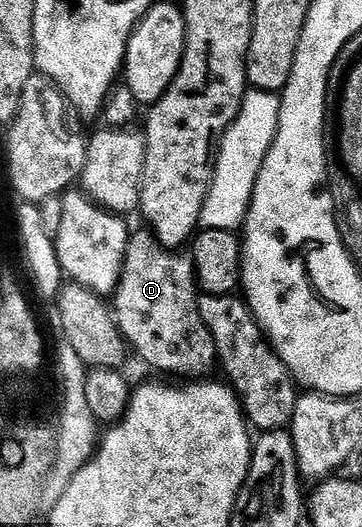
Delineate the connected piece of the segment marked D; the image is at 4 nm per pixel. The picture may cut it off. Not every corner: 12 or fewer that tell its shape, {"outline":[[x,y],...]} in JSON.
{"outline":[[134,230],[111,299],[157,371],[209,377],[193,256]]}

